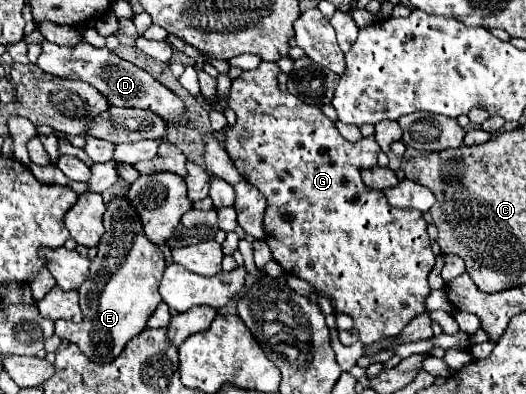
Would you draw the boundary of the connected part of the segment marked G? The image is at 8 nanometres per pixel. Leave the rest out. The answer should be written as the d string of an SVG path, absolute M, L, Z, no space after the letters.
M261 63L257 69L241 73L233 81L231 93L229 93L229 107L235 111L237 123L235 125L227 125L223 129L225 151L229 153L235 169L239 171L239 175L247 183L255 185L265 195L265 199L267 199L267 213L265 213L265 221L263 221L265 243L269 245L269 249L273 253L273 259L285 269L285 273L301 277L307 283L311 283L321 297L327 297L329 301L333 301L333 307L339 313L345 313L345 315L349 315L353 319L355 329L359 331L359 337L361 337L361 341L365 345L369 345L373 341L379 341L383 337L389 337L389 335L397 335L397 333L403 331L403 327L413 317L417 317L417 315L421 315L425 311L425 297L431 291L429 283L427 283L427 275L429 275L429 271L435 265L435 253L431 251L431 243L429 243L429 235L427 235L427 223L425 223L425 219L423 219L423 215L419 211L415 211L415 209L407 209L407 211L395 209L395 207L391 207L387 203L383 193L377 193L377 191L365 187L365 183L361 179L361 171L375 167L377 165L377 153L381 151L377 141L375 141L375 137L373 135L371 137L363 137L357 143L351 143L351 141L343 139L341 133L337 131L337 127L333 125L333 121L329 121L319 107L305 105L295 95L279 89L279 83L277 83L277 75L279 73L281 73L281 69L279 69L277 63Z

